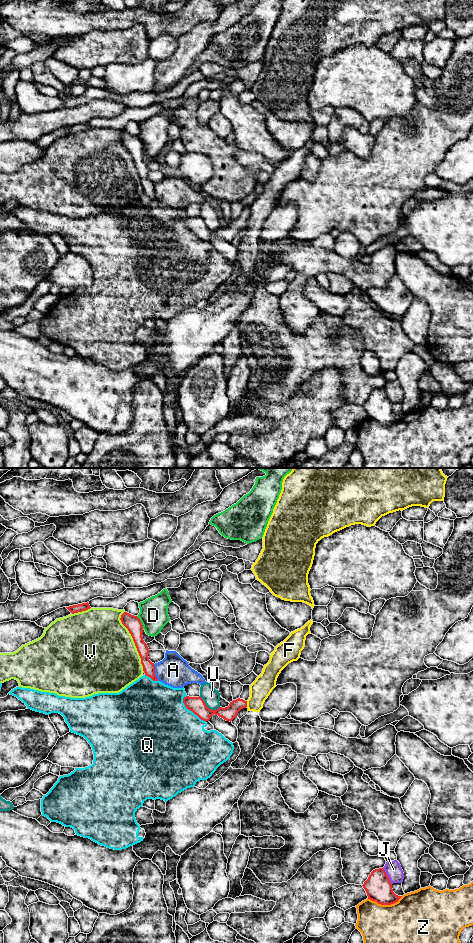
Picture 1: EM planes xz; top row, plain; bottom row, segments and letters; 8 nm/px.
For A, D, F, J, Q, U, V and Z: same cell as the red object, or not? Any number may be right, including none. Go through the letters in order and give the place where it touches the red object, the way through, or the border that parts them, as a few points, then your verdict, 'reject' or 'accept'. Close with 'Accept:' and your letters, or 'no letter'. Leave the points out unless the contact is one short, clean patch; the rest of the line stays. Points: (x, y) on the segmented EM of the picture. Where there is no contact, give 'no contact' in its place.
A: contact xz (154, 672); border xz (153, 664), (155, 676), (158, 680); reject
D: contact xz (140, 622); border xz (136, 616), (143, 628); reject
F: contact xz (246, 704); border xz (246, 701), (247, 706); reject
J: contact xz (387, 876); reject
Q: contact xz (190, 710); reject
U: contact xz (207, 707); border xz (199, 696), (209, 708), (217, 709), (219, 707); reject
V: contact xz (134, 642); reject
Z: contact xz (384, 904); reject
Accept: no letter

